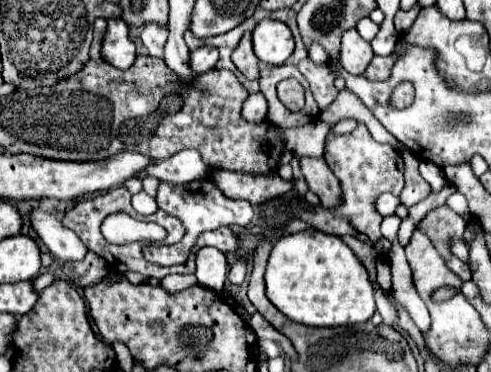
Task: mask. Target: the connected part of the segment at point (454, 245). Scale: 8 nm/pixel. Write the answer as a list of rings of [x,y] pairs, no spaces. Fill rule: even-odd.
[[[451,237],[451,239],[449,239],[449,251],[451,251],[455,257],[459,257],[463,263],[469,261],[467,243],[465,243],[463,239],[459,239],[459,237]]]

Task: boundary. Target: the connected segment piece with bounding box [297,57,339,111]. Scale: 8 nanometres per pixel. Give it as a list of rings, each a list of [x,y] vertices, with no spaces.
[[[305,57],[305,59],[299,61],[297,67],[299,67],[299,71],[303,73],[303,77],[309,81],[311,93],[313,93],[319,109],[321,109],[321,111],[327,109],[327,107],[333,103],[333,99],[339,95],[337,87],[333,85],[335,77],[333,77],[329,65],[327,65],[327,63],[317,65],[317,63],[313,63],[309,57]]]

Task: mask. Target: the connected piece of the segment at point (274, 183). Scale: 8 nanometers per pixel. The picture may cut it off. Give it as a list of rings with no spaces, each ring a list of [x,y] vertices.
[[[217,169],[211,173],[211,181],[227,193],[231,199],[245,199],[253,205],[271,201],[273,197],[283,197],[293,189],[293,181],[283,181],[279,175],[253,175],[229,169]]]

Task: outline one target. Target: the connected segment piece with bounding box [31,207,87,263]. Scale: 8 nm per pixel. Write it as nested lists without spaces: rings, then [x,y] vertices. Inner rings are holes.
[[[35,207],[31,211],[31,227],[39,235],[39,239],[49,247],[49,253],[61,263],[81,261],[85,257],[87,247],[79,241],[79,237],[71,229],[63,227],[57,215]]]

